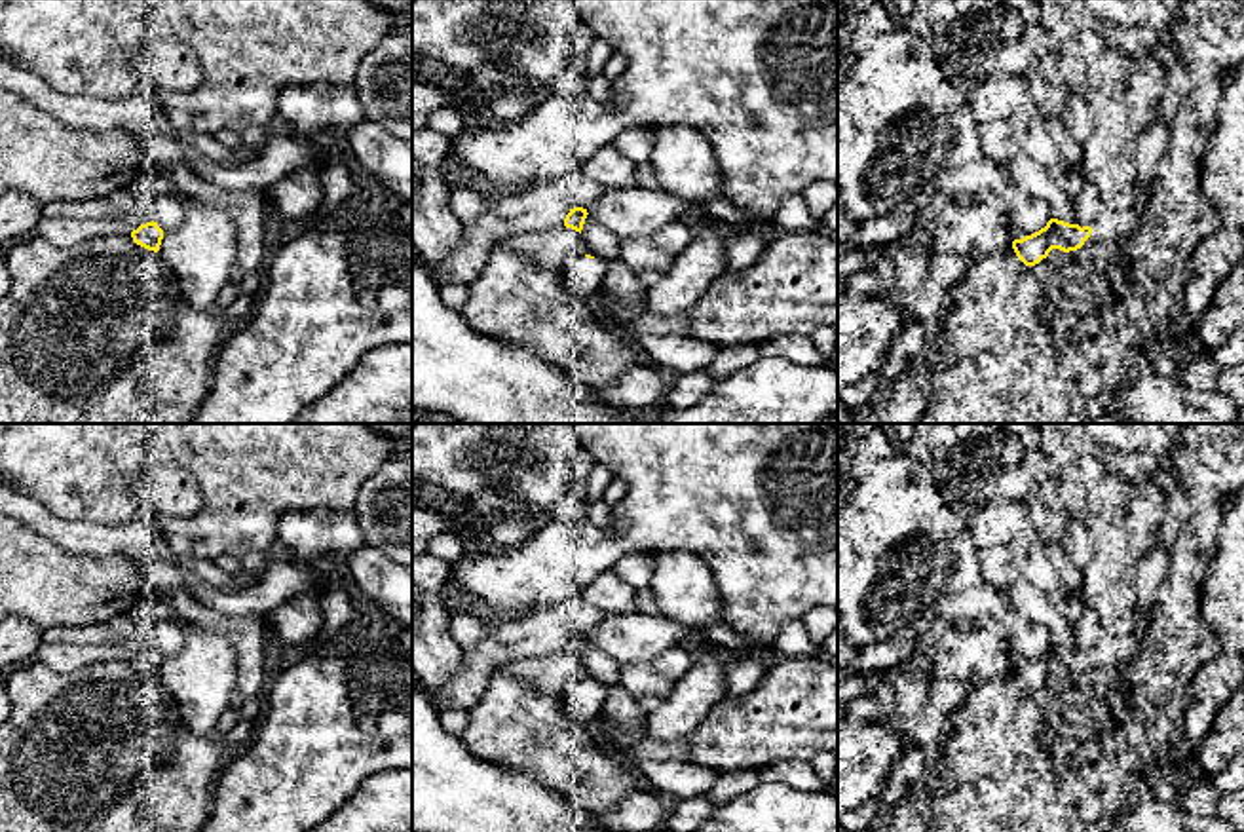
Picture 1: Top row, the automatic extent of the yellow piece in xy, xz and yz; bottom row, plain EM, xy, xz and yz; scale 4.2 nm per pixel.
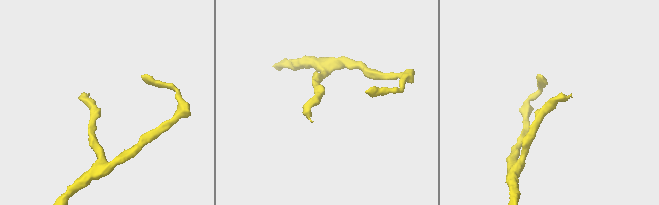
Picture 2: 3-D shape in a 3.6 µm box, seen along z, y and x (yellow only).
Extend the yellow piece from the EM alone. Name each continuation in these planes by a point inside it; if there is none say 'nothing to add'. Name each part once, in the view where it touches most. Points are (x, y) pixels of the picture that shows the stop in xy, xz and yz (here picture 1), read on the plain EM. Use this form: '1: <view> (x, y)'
1: yz (1112, 650)

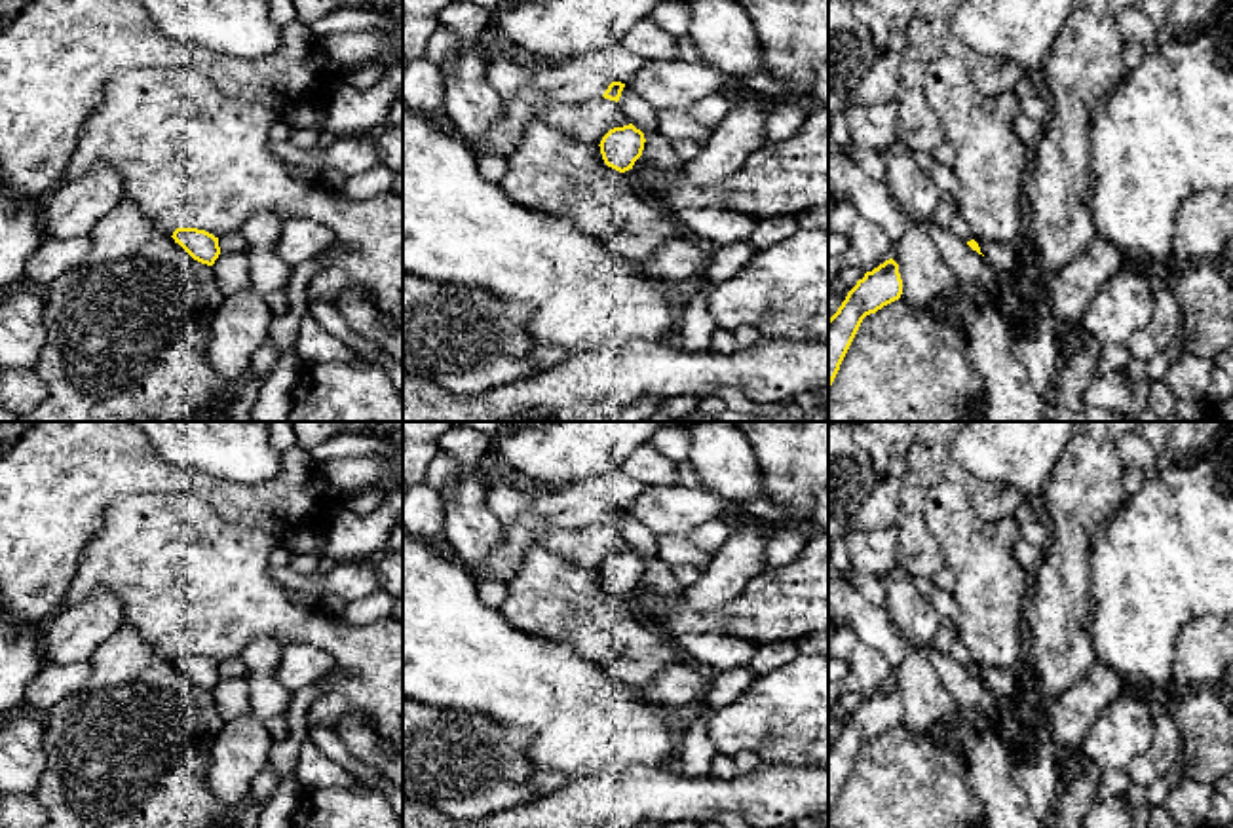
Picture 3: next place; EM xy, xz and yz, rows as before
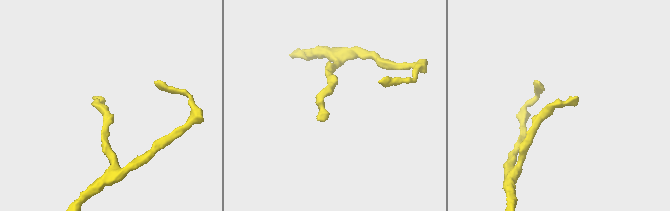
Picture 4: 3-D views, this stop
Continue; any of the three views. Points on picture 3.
nothing to add

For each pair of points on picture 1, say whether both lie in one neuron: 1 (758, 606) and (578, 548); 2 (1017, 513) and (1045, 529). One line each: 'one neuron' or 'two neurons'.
1: one neuron
2: two neurons

